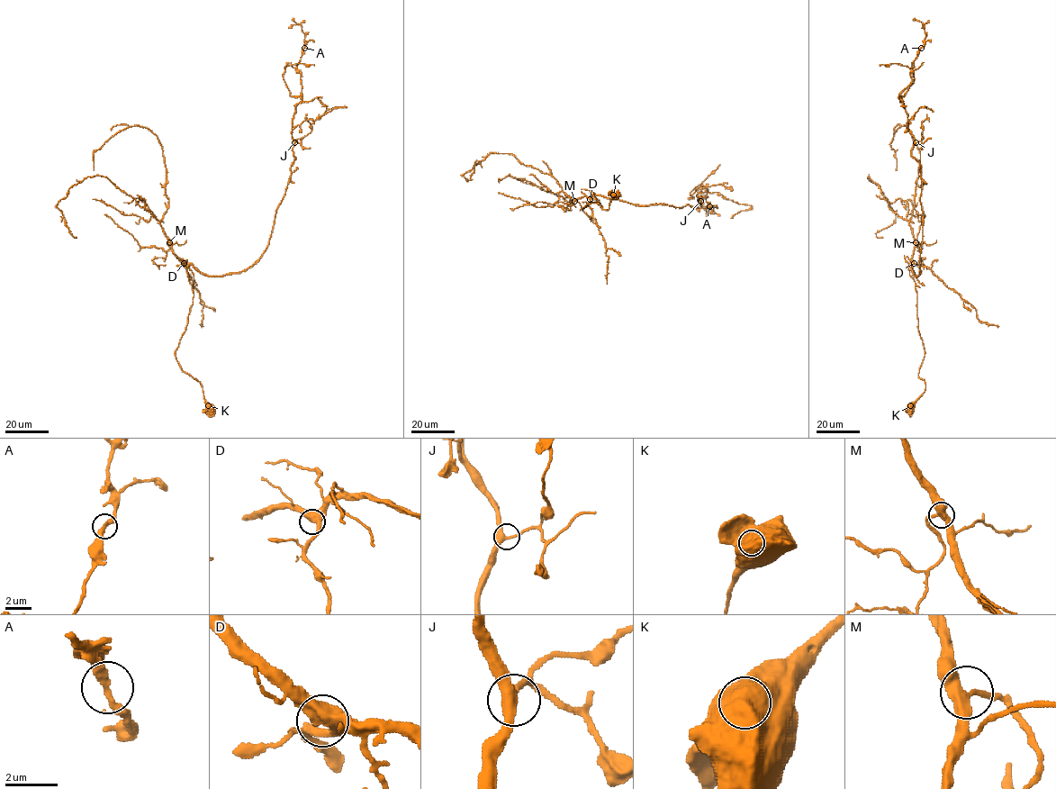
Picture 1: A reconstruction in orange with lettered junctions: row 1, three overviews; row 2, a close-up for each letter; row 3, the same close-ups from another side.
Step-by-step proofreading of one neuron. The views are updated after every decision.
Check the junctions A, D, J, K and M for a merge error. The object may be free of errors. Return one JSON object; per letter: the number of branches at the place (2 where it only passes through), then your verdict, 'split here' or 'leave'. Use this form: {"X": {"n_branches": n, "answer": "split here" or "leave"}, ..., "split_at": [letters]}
{"A": {"n_branches": 2, "answer": "leave"}, "D": {"n_branches": 3, "answer": "leave"}, "J": {"n_branches": 3, "answer": "leave"}, "K": {"n_branches": 1, "answer": "leave"}, "M": {"n_branches": 3, "answer": "leave"}, "split_at": []}

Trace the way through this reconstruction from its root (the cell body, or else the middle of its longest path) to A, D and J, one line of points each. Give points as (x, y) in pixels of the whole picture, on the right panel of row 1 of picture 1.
A: (911, 409), (925, 388), (907, 267), (920, 273), (923, 213), (921, 166), (911, 156), (900, 93), (921, 48)
D: (911, 409), (925, 388), (925, 381), (918, 376), (925, 349), (918, 331), (916, 291), (907, 267), (914, 263)
J: (911, 409), (925, 388), (907, 267), (920, 273), (916, 142)

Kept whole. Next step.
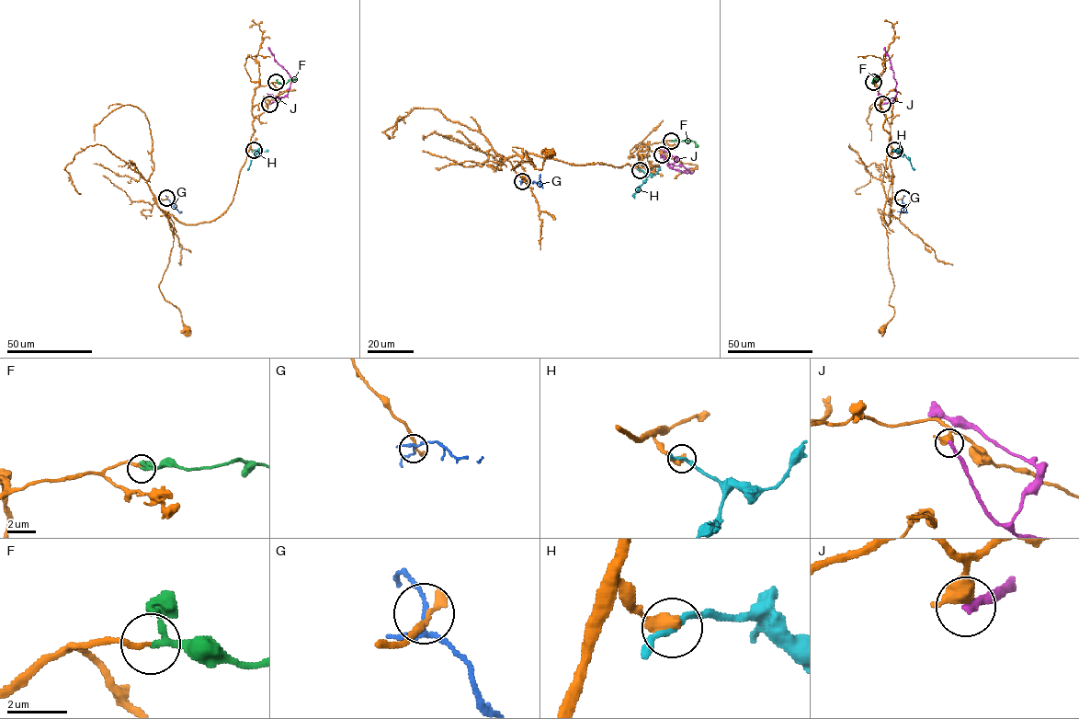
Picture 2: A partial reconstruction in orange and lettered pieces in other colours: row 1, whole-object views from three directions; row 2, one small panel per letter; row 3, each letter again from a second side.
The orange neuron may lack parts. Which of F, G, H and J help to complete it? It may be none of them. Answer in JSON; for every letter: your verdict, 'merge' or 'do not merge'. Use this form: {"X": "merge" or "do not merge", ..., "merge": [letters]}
{"F": "merge", "G": "do not merge", "H": "do not merge", "J": "do not merge", "merge": ["F"]}

